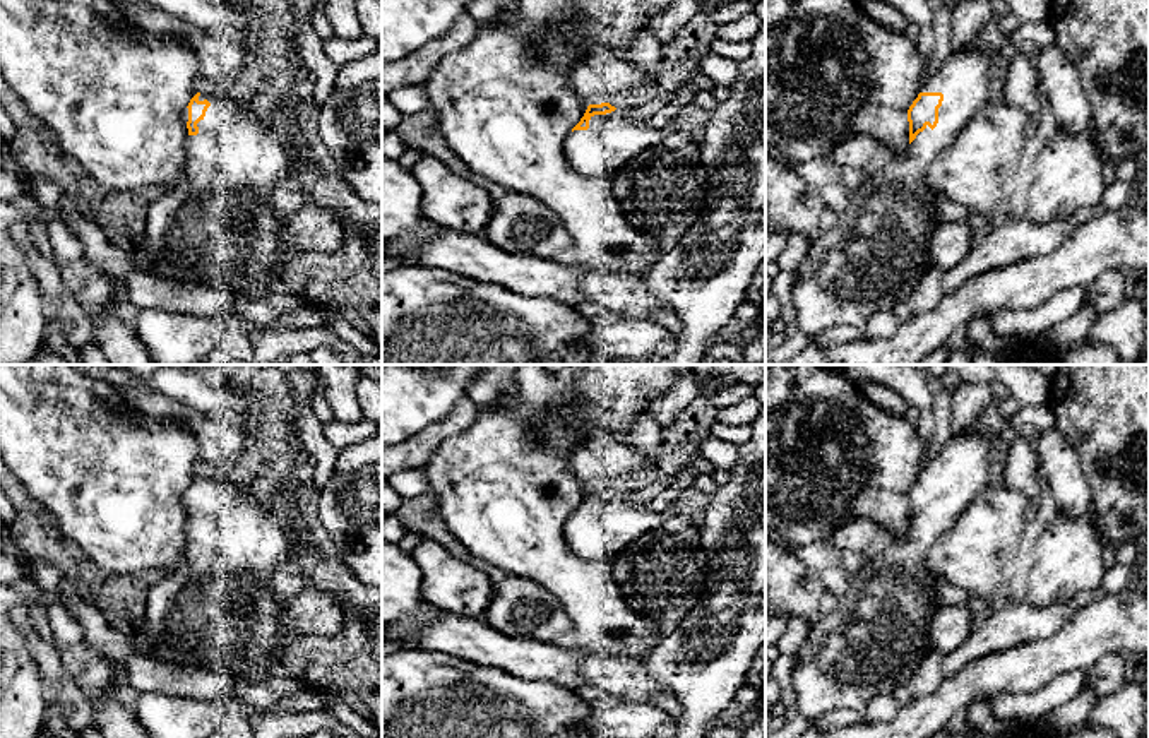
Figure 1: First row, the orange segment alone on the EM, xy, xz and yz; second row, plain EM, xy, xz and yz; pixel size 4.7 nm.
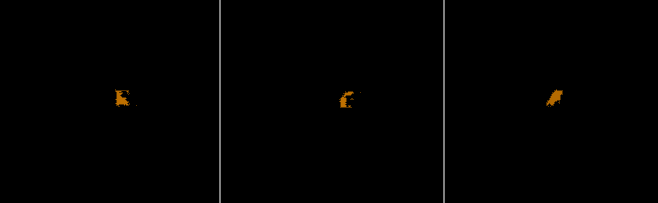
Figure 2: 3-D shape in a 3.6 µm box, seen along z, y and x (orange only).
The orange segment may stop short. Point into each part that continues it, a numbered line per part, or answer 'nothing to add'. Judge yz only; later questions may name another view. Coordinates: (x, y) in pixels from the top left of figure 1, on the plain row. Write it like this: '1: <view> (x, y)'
1: yz (875, 637)

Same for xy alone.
1: xy (216, 610)

